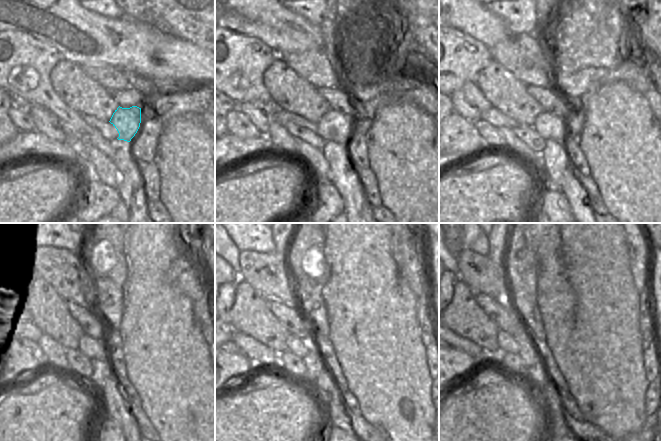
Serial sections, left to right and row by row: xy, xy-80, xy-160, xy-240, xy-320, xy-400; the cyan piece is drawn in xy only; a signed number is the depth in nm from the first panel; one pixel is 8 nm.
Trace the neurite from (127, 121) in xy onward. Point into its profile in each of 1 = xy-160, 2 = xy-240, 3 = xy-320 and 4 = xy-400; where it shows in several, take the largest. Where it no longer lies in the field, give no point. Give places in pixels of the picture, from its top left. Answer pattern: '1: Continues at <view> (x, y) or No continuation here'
1: Continues at xy-160 (549, 126)
2: Continues at xy-240 (92, 348)
3: Continues at xy-320 (300, 347)
4: Continues at xy-400 (507, 343).

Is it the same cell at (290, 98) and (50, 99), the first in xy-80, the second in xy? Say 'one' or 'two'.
two

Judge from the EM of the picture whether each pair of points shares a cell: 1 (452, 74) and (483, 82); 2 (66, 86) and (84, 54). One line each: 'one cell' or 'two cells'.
1: two cells
2: two cells

